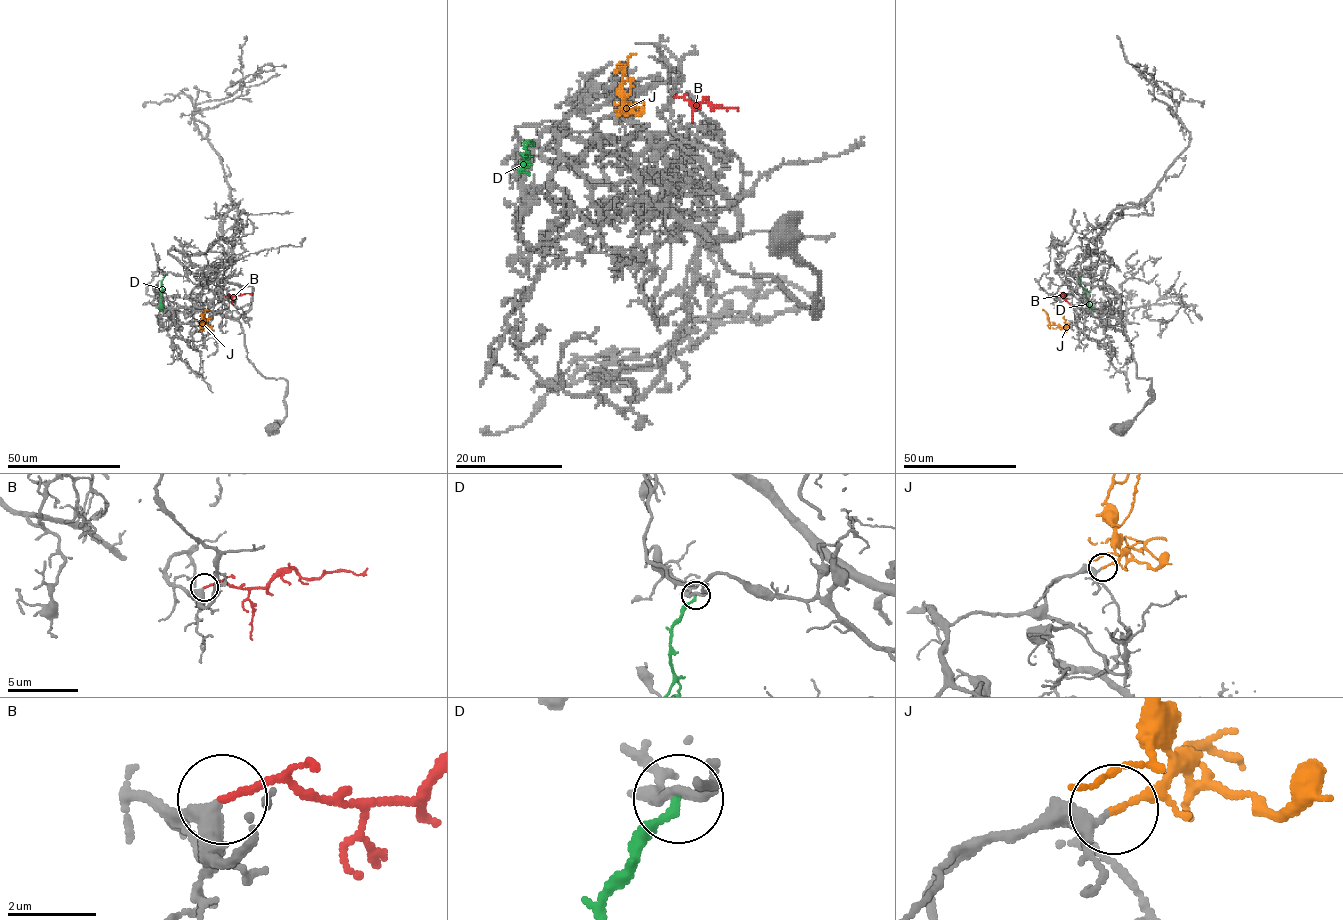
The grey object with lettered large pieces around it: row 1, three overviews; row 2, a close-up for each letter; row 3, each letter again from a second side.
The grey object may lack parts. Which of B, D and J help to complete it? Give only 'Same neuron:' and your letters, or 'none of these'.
Same neuron: B

